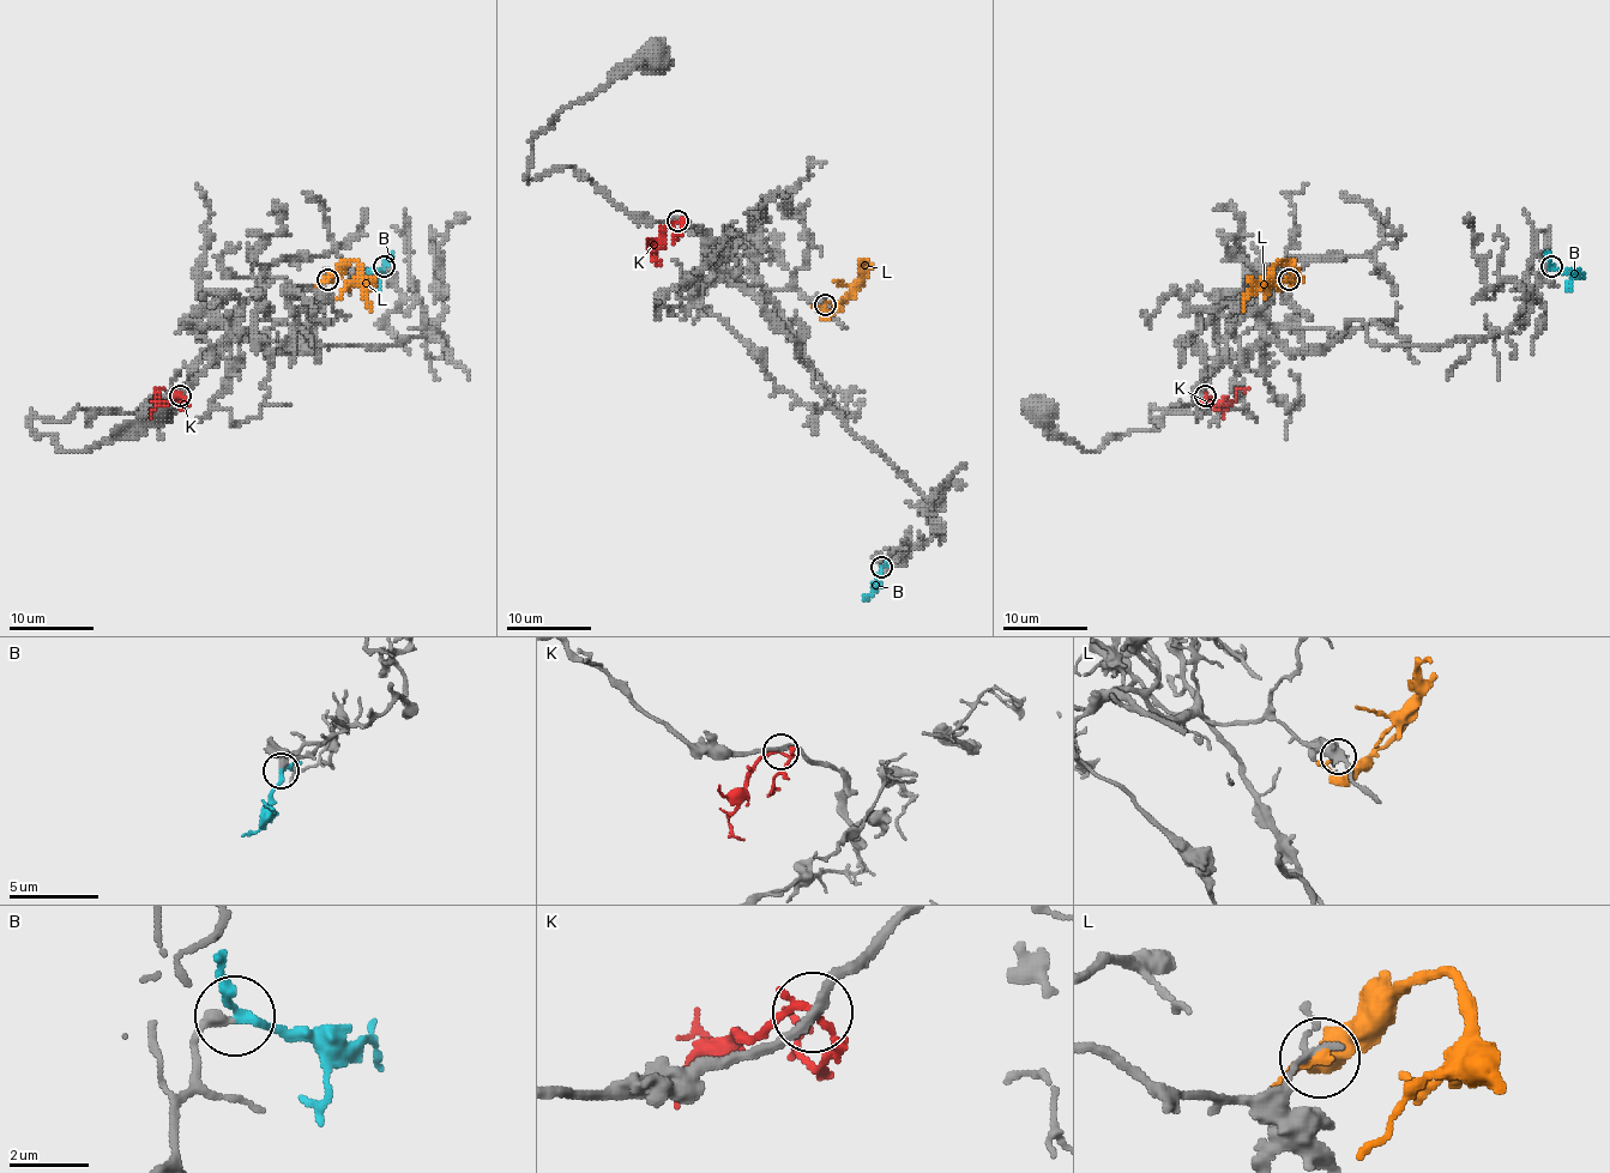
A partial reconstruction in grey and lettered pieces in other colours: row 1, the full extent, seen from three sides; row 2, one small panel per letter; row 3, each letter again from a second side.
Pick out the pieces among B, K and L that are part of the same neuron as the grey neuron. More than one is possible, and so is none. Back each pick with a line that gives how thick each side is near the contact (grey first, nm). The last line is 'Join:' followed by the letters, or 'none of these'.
B: Thickness 320 nm (grey) against 240 nm
Join: B

